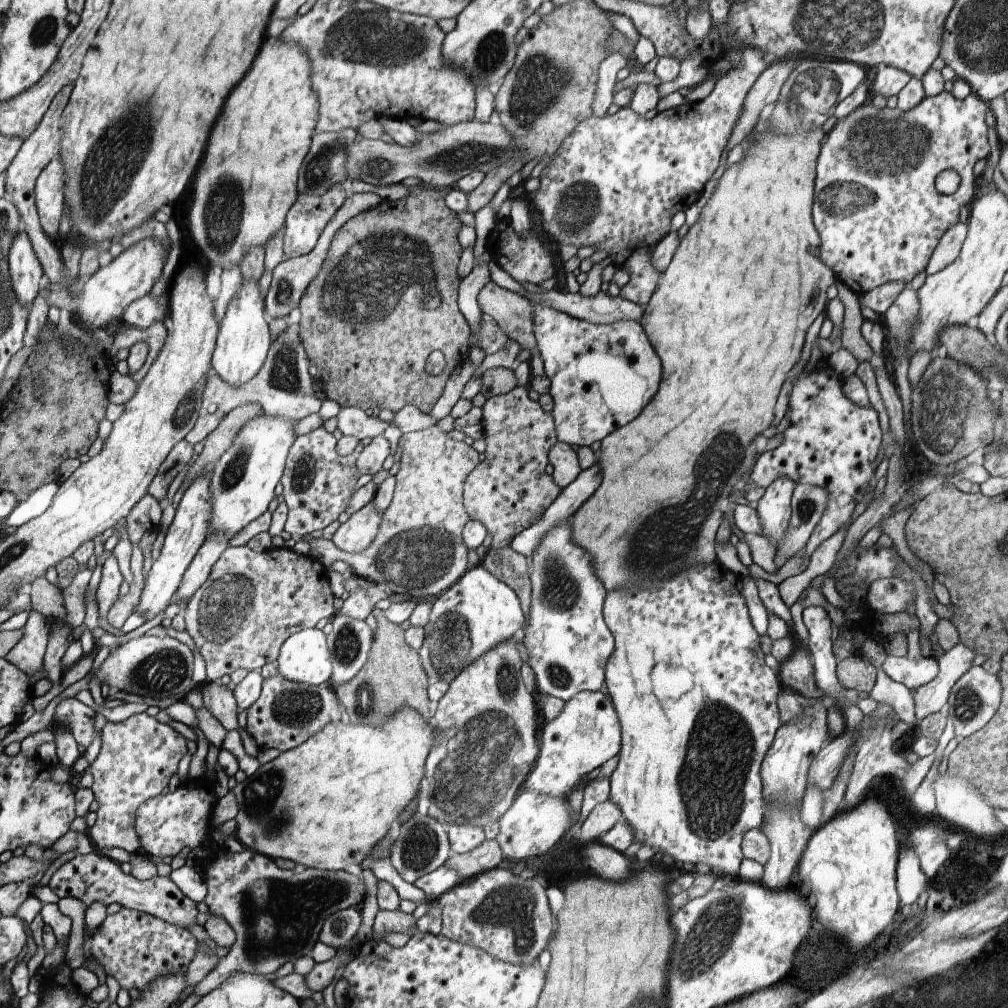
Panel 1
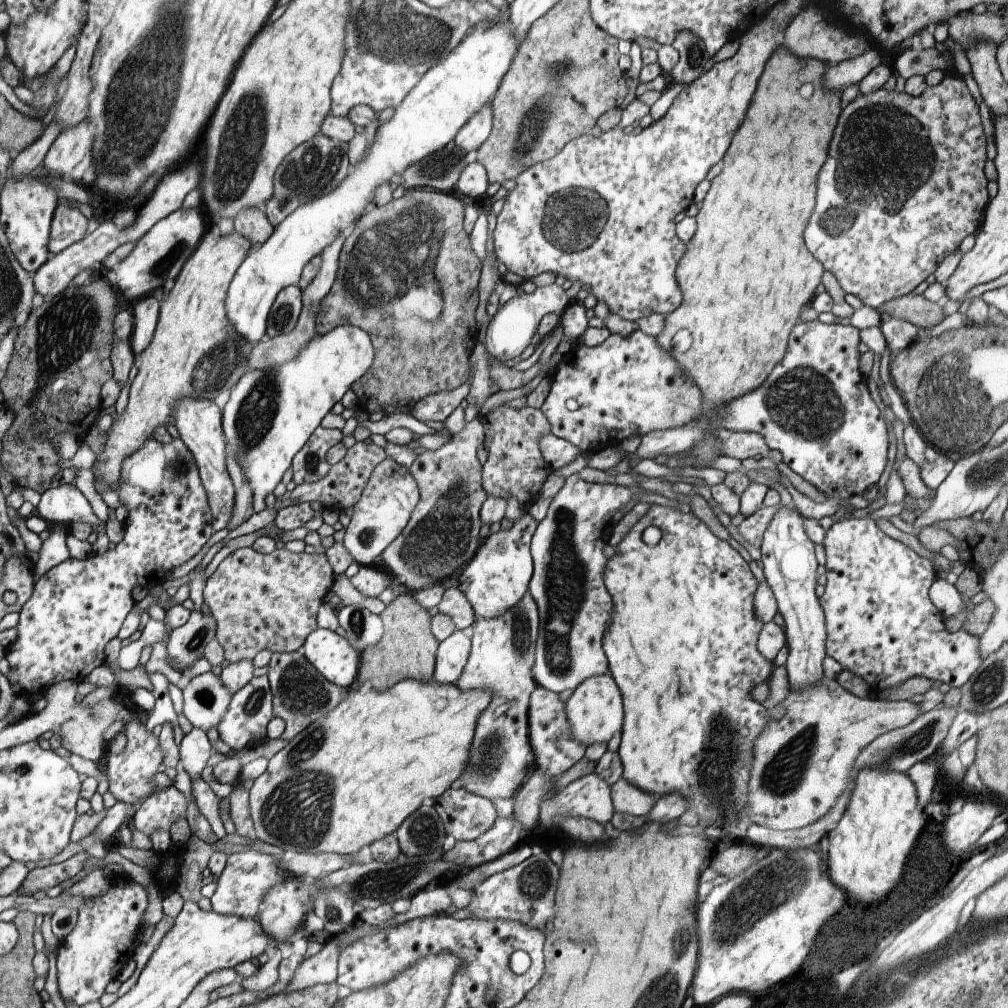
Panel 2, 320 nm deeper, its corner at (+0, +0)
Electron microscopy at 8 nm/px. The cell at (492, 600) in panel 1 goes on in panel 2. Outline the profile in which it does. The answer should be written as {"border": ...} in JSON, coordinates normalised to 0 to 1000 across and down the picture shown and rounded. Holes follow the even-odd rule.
{"border":[[[521,507],[506,526],[494,526],[492,530],[478,536],[472,551],[454,568],[454,583],[468,601],[470,618],[476,613],[499,611],[502,605],[508,605],[525,588],[525,578],[529,569],[526,540],[533,520],[533,517]]]}

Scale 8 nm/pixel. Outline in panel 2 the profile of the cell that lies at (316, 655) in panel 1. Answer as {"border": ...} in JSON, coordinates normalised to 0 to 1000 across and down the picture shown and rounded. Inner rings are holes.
{"border":[[[315,623],[302,635],[300,651],[329,679],[346,685],[354,673],[358,647],[332,626]]]}

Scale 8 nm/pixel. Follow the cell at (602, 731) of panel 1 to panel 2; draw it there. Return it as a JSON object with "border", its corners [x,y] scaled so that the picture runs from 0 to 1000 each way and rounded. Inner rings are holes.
{"border":[[[604,667],[579,675],[568,685],[568,688],[561,697],[560,702],[562,702],[563,720],[565,720],[569,734],[579,738],[581,742],[589,738],[603,738],[609,732],[609,728],[618,724],[617,690]]]}

